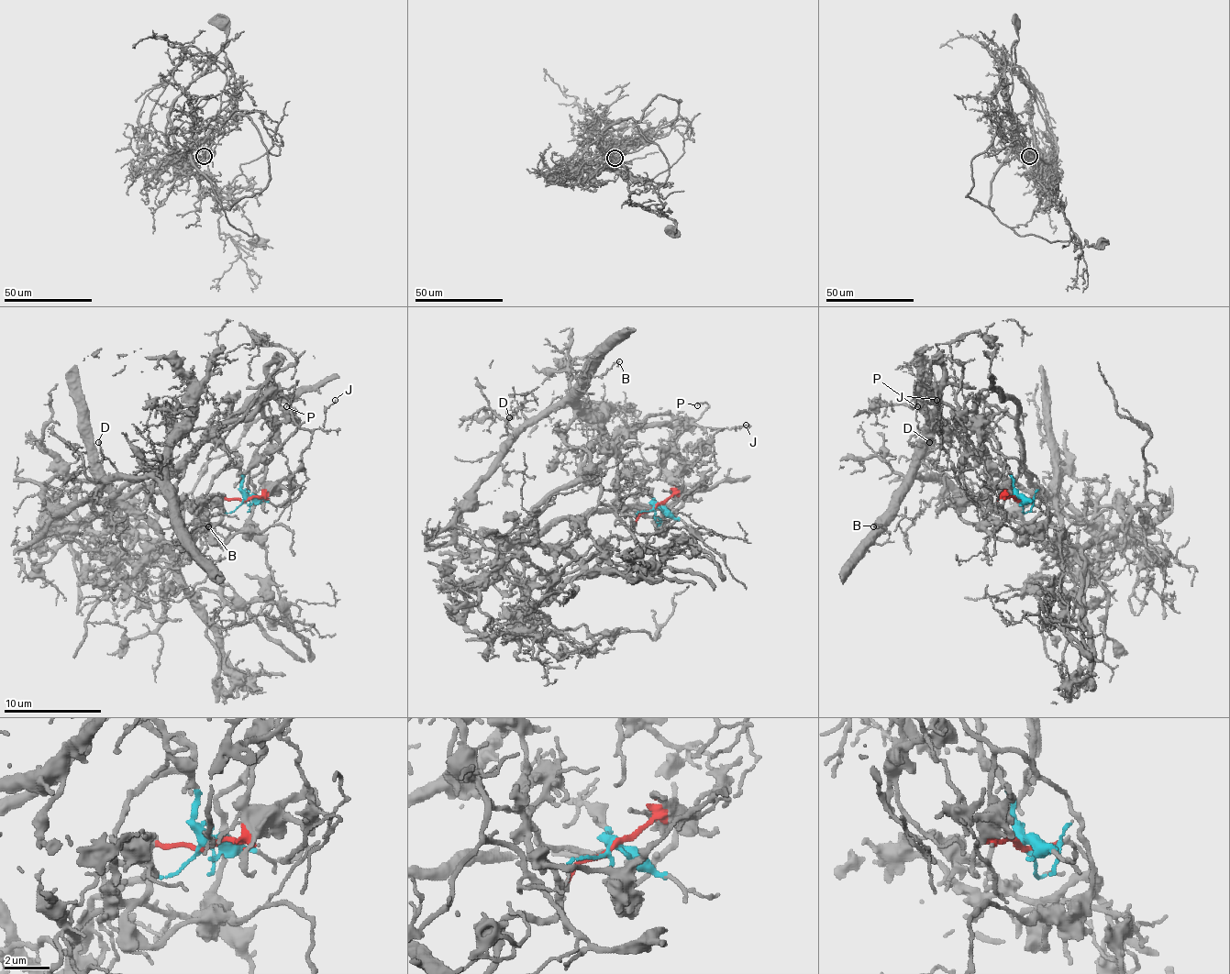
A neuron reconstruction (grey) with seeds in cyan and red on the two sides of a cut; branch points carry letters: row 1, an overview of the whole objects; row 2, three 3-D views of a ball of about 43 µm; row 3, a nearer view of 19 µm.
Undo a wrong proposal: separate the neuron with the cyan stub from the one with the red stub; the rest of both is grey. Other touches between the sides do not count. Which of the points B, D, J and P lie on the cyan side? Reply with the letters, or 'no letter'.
B, D

